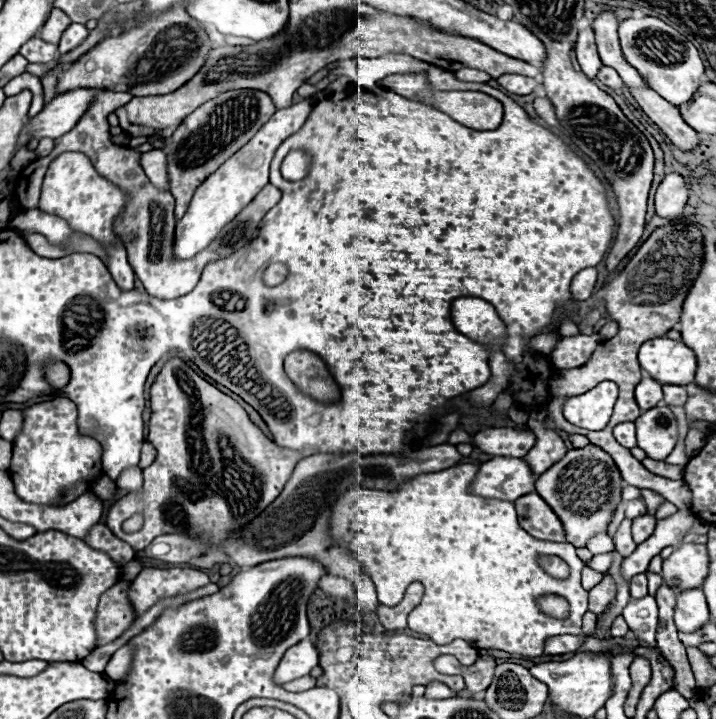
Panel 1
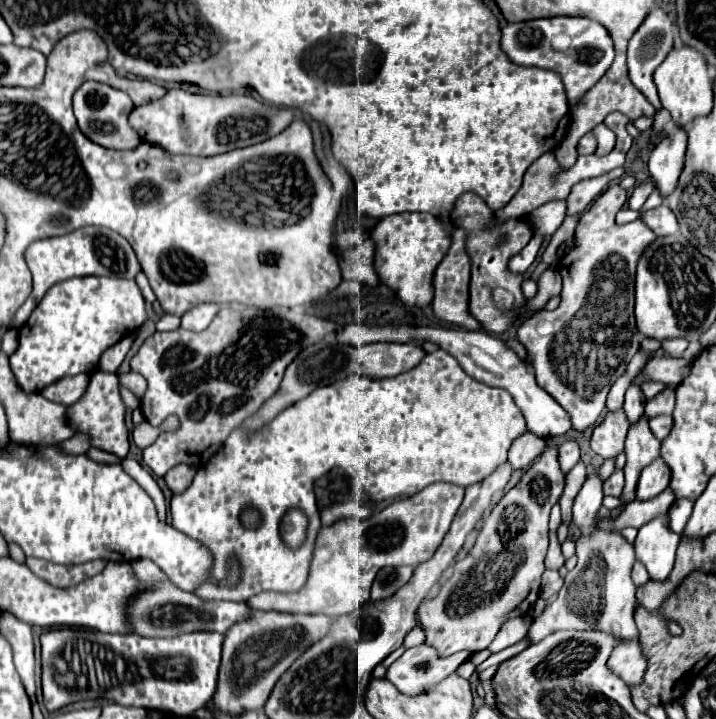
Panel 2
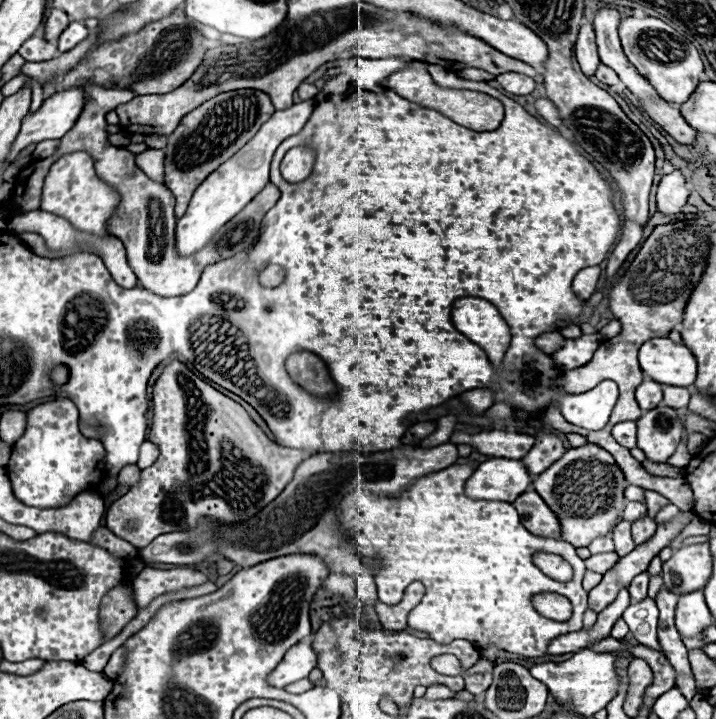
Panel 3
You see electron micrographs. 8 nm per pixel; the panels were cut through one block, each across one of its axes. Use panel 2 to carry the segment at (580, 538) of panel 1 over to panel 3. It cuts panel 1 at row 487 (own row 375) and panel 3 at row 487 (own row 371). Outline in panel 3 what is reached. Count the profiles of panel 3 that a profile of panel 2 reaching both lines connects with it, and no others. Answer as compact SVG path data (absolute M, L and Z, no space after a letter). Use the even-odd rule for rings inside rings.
M584 444L566 450L566 454L546 472L534 478L532 488L544 498L552 512L560 518L560 534L576 548L588 546L592 540L612 532L624 510L624 488L628 486L620 466L604 448ZM610 496L610 506L606 504Z

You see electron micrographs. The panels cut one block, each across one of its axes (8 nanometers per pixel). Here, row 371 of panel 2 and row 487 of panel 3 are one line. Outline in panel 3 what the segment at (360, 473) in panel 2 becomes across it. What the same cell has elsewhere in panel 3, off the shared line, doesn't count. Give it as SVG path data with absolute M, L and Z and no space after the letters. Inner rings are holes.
M452 465L444 470L430 474L430 478L418 478L416 484L412 484L404 496L398 498L384 498L384 496L372 496L372 492L352 492L346 496L340 504L338 522L342 524L342 530L346 538L356 546L362 560L380 560L380 566L376 570L376 586L378 586L378 598L384 604L396 604L402 600L402 594L408 584L422 582L426 586L426 594L422 602L412 610L408 616L408 626L420 632L428 632L432 640L440 644L448 644L452 640L470 640L478 642L478 648L496 644L504 648L506 652L520 654L520 656L544 656L548 652L550 642L556 636L578 632L582 628L582 614L588 606L588 594L582 590L582 578L584 578L584 560L576 554L576 548L564 540L554 538L542 538L528 532L518 512L508 502L490 502L490 500L468 500L464 496L464 482L475 471L469 465ZM544 550L554 552L566 558L574 568L574 578L570 582L556 582L542 574L534 562L532 554ZM538 592L558 592L566 596L572 602L572 618L566 622L556 622L542 618L532 602L530 596Z

